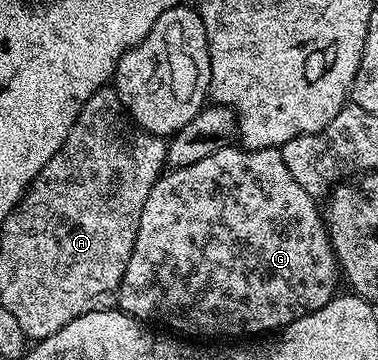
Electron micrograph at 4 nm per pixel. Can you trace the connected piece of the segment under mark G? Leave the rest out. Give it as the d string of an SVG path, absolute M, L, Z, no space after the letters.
M230 146L211 154L211 158L202 158L200 162L194 162L191 166L166 171L155 182L151 194L147 194L147 203L143 205L143 218L139 218L139 230L135 238L135 246L131 250L131 262L127 262L121 289L117 291L116 307L142 322L158 320L159 323L174 328L177 331L174 333L184 334L186 337L253 336L252 338L257 338L262 334L272 334L286 328L291 322L327 306L327 302L333 299L338 291L339 265L317 204L318 201L309 196L307 190L303 190L303 186L295 182L295 178L291 178L291 170L287 170L287 162L283 162L280 151L276 148L248 149L244 146Z

